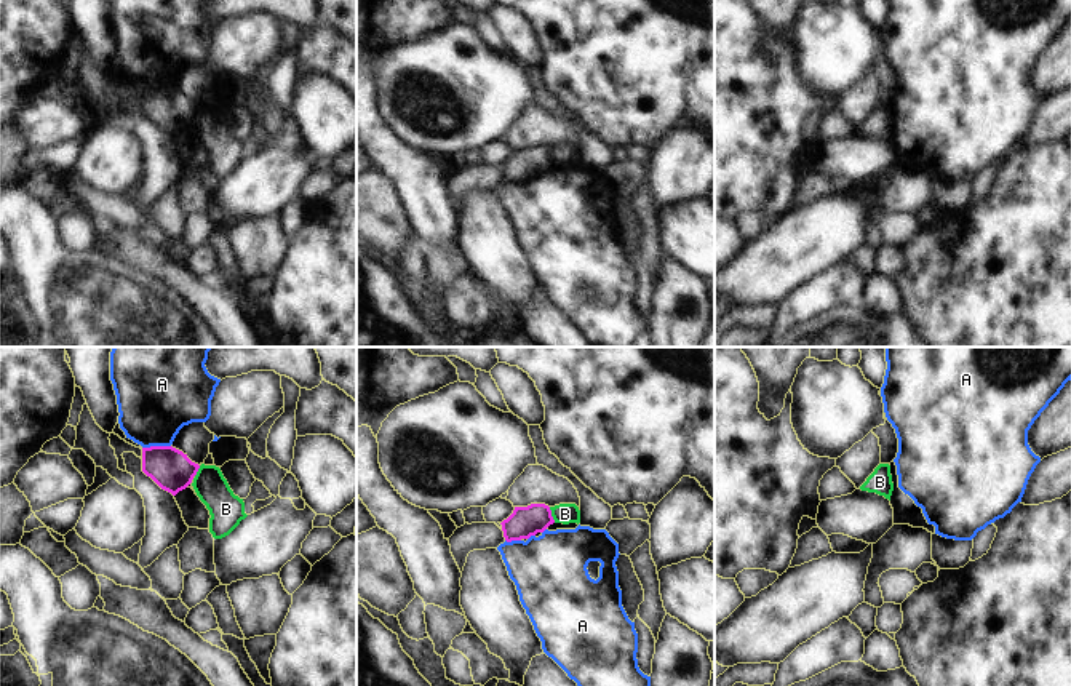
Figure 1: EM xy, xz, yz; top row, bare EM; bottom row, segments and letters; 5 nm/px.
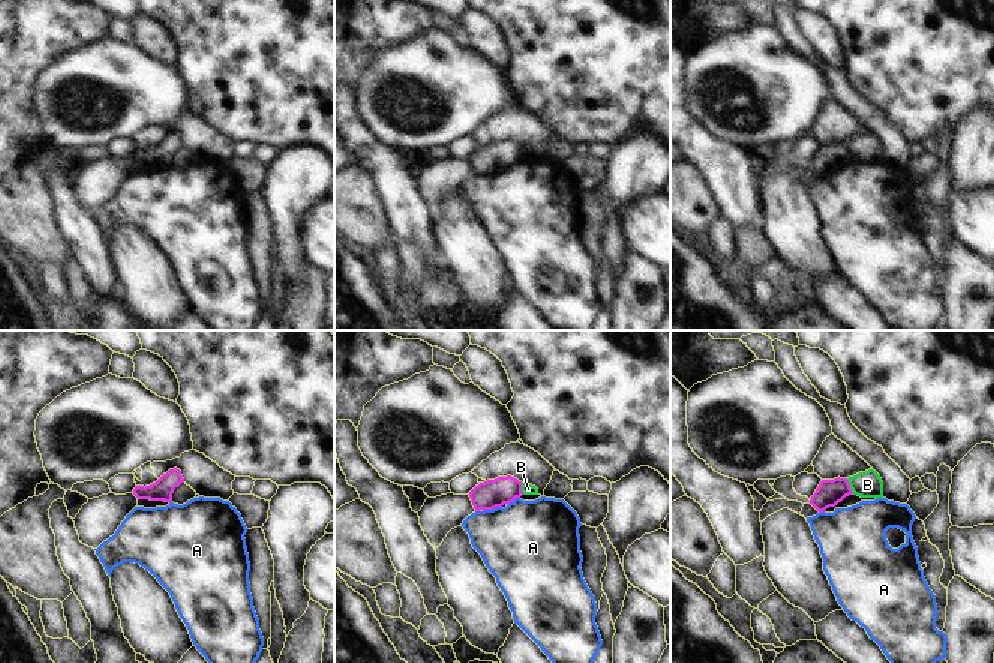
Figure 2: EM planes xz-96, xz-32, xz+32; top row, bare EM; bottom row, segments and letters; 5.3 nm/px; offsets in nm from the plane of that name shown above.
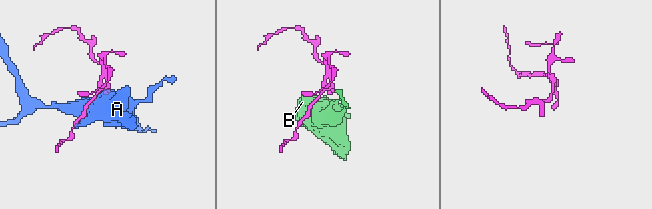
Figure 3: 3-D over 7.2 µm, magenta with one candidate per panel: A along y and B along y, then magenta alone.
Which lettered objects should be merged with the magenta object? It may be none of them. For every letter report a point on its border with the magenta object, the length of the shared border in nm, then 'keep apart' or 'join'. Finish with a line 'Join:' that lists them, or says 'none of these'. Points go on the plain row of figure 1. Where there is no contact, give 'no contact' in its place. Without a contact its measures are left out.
A: contact xy (155, 88); length 140 nm; keep apart
B: contact xz (550, 157); length 90 nm; keep apart
Join: none of these

